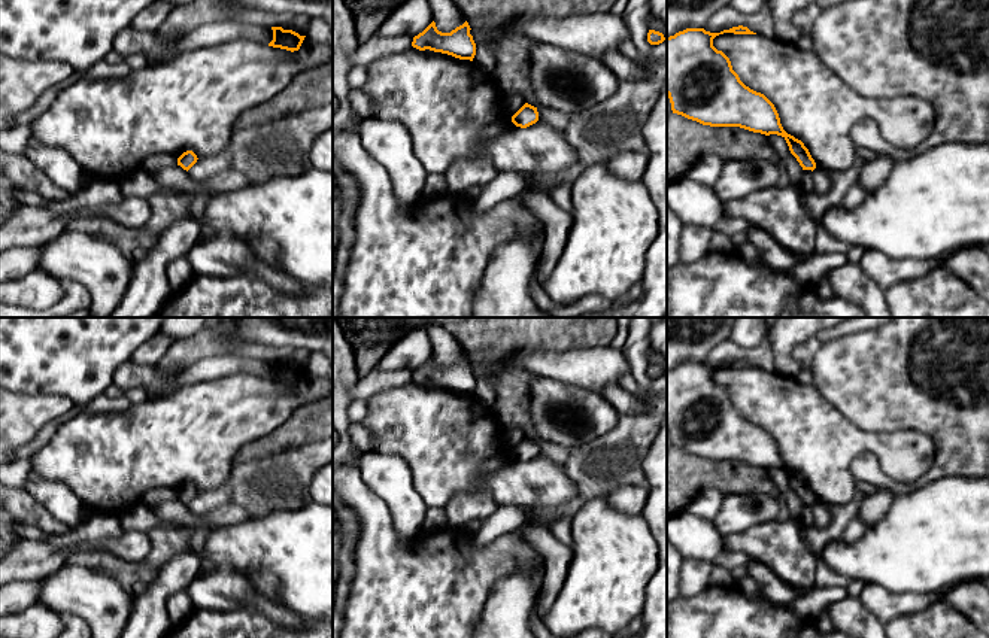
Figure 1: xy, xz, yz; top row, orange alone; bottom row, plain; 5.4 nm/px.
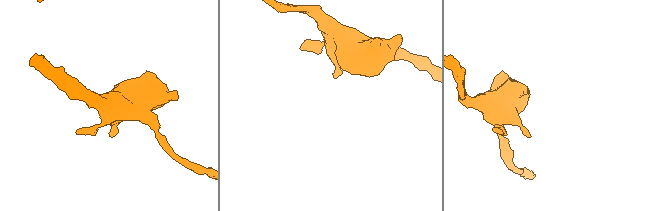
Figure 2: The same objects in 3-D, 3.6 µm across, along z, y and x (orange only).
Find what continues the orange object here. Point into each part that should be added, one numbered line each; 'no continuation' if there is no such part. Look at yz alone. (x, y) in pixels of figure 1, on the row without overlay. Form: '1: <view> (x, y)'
no continuation

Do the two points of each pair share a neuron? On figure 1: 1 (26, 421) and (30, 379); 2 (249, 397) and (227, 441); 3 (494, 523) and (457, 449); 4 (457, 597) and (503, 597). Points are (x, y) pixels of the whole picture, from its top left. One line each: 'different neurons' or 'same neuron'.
1: different neurons
2: same neuron
3: different neurons
4: different neurons

